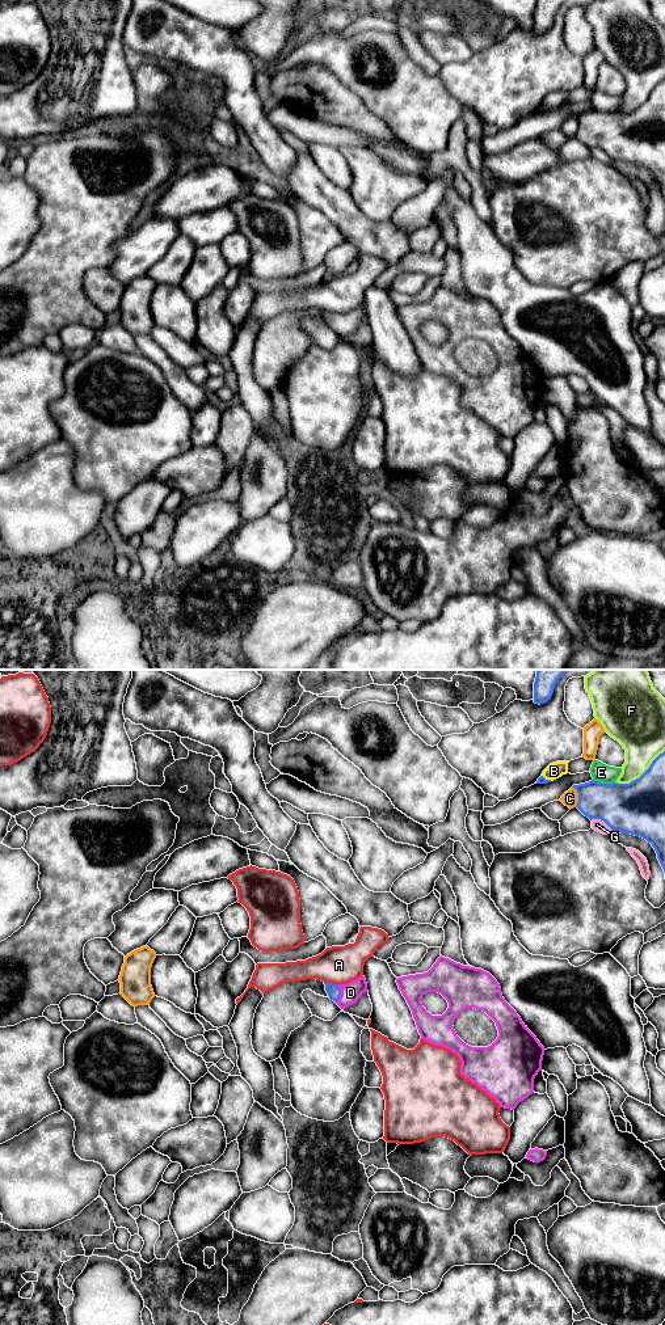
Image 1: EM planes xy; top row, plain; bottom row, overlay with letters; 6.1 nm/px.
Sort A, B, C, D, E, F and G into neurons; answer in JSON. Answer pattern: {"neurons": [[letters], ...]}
{"neurons": [["A"], ["B"], ["C"], ["D"], ["E"], ["F"], ["G"]]}

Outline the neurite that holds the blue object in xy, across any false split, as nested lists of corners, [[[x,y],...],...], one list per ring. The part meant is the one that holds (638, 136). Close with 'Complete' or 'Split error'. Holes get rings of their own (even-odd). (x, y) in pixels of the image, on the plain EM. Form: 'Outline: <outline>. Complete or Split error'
Outline: [[[665,80],[630,113],[589,110],[573,114],[578,122],[577,138],[592,148],[603,149],[613,161],[640,165],[652,173],[665,202]]]. Complete

